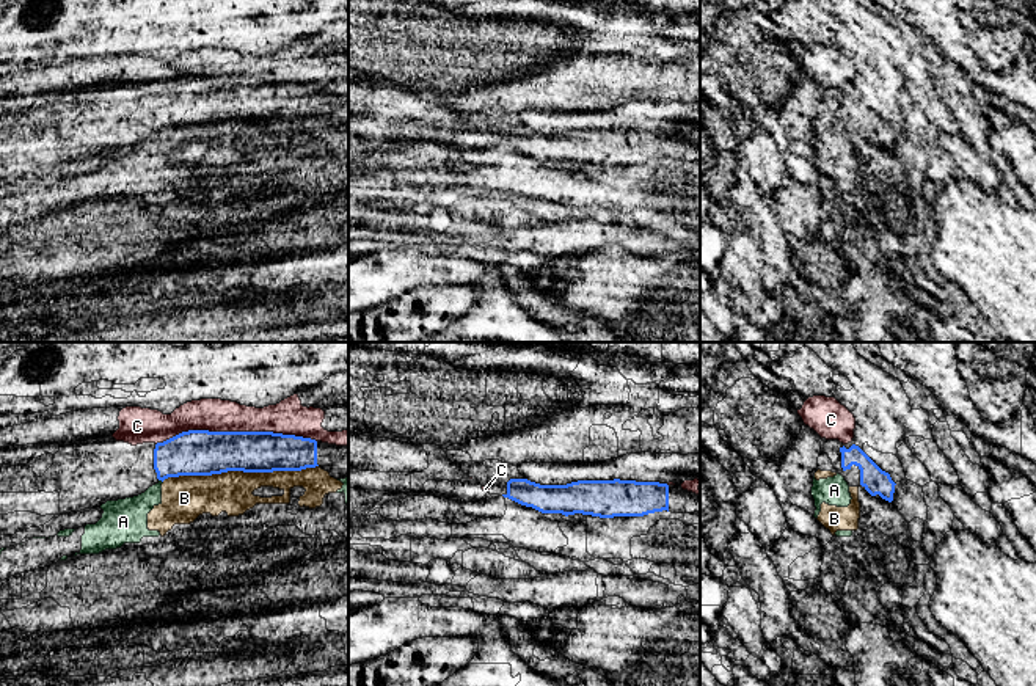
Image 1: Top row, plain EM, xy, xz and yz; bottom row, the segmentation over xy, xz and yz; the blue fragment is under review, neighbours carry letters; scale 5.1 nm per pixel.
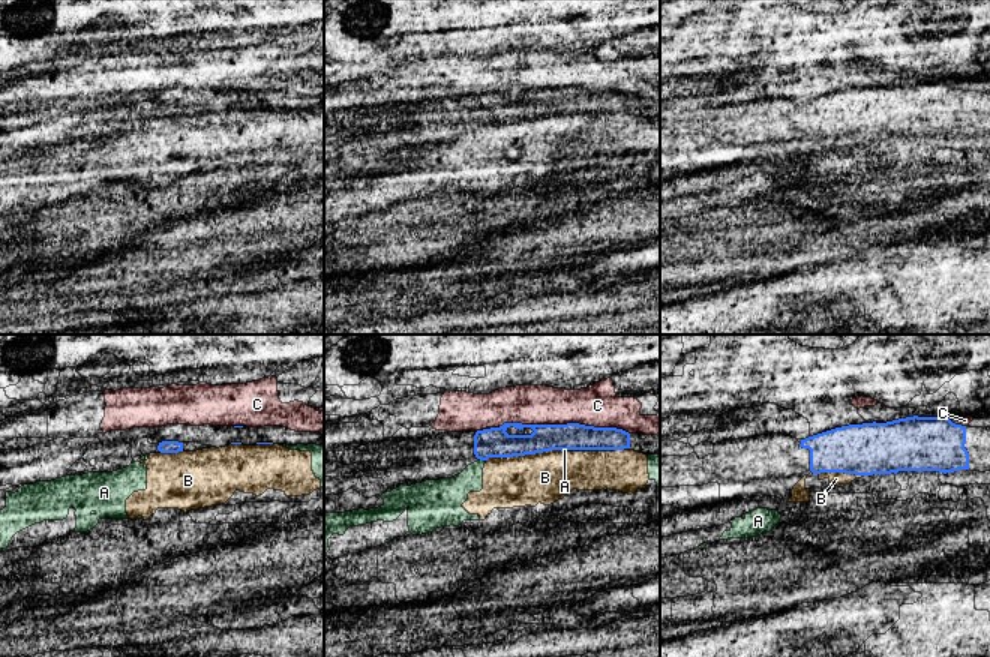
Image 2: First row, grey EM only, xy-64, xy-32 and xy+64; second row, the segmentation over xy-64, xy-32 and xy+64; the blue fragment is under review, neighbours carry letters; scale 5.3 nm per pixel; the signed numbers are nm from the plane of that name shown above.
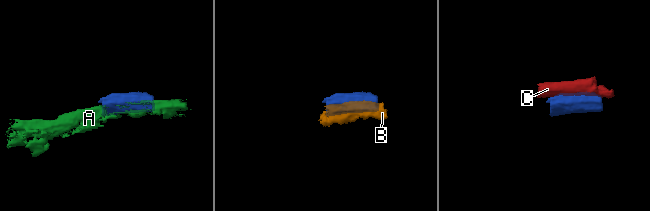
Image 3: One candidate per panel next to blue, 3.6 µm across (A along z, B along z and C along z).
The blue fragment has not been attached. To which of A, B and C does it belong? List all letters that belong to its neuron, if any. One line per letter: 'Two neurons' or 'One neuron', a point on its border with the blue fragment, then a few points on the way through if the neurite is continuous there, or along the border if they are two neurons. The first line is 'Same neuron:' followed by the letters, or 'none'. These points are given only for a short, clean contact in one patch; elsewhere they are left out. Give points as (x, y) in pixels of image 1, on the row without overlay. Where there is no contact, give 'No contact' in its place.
Same neuron: none
A: Two neurons. Touches blue at xy (160, 127)
B: Two neurons. Touches blue at xy (239, 118)
C: Two neurons. Touches blue at xy (236, 80)

